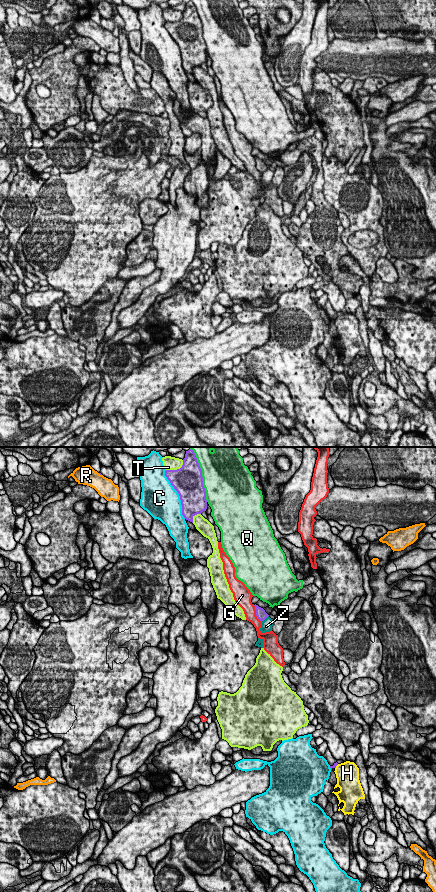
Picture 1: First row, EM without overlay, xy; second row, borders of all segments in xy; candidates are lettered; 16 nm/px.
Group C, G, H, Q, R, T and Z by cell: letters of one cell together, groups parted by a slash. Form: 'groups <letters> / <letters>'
groups C / G / H / Q / R / T / Z

